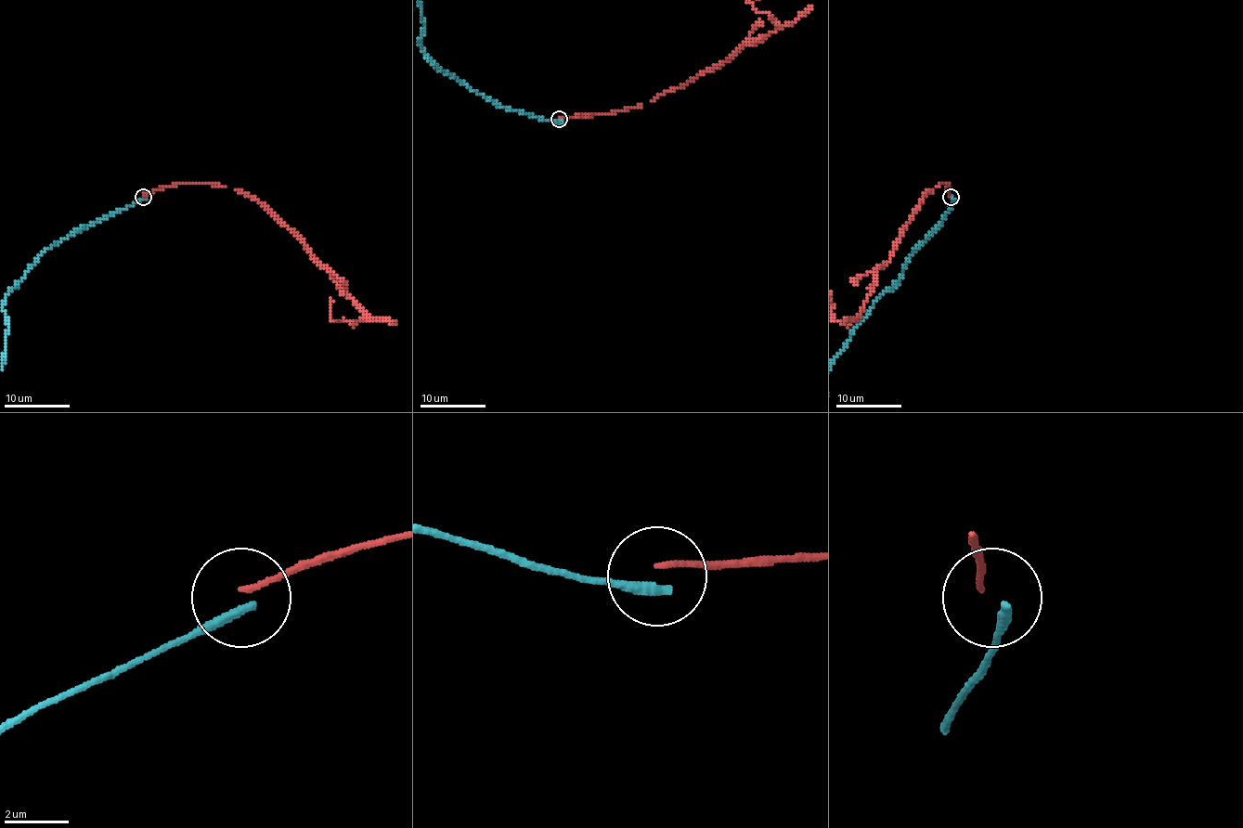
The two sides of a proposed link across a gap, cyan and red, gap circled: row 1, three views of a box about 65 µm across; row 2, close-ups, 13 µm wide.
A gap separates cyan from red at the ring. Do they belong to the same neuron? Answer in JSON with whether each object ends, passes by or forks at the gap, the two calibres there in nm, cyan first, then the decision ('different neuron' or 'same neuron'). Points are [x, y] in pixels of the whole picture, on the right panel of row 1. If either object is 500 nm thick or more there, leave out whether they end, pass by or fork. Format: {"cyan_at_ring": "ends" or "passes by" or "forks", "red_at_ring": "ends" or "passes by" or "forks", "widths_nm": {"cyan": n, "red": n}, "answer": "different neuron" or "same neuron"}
{"cyan_at_ring": "ends", "red_at_ring": "ends", "widths_nm": {"cyan": 360, "red": 170}, "answer": "different neuron"}

